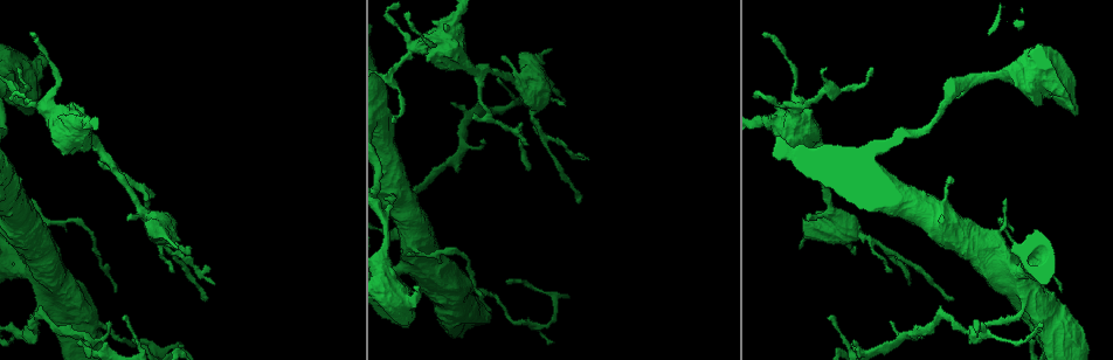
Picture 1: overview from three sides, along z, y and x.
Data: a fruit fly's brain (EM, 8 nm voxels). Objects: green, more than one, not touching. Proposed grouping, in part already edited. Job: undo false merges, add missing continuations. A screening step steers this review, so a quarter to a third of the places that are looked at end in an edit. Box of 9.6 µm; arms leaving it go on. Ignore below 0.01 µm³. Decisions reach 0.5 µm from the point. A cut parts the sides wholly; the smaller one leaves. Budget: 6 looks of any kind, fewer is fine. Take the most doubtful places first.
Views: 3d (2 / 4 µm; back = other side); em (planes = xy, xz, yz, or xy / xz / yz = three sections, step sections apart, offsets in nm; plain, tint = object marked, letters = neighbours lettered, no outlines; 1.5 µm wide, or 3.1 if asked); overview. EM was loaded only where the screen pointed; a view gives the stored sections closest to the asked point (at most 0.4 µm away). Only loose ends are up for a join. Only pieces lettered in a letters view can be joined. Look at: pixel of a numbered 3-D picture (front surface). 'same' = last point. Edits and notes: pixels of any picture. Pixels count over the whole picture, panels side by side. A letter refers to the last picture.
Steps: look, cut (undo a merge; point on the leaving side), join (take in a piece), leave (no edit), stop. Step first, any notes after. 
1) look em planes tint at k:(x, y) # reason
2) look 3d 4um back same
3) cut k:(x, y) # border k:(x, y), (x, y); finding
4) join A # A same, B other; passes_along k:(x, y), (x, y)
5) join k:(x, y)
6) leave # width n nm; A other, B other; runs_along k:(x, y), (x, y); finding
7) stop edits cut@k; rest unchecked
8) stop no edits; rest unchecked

look em planes letters at 1:(32, 333) # thick turns thin

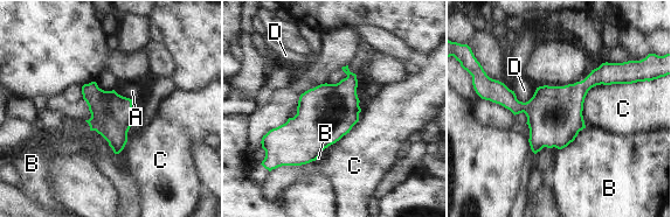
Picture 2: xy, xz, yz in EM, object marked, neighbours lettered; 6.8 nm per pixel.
leave # A other, B other, C other, D other; border 2:(634, 82), (594, 85), (585, 126); all the same neuron

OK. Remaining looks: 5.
look em xz step 8 letters at 1:(808, 218) # free end

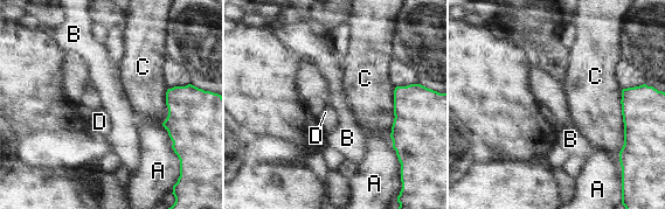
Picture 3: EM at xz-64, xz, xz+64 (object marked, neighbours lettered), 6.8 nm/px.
look em yz step 8 letters same # cut it another way

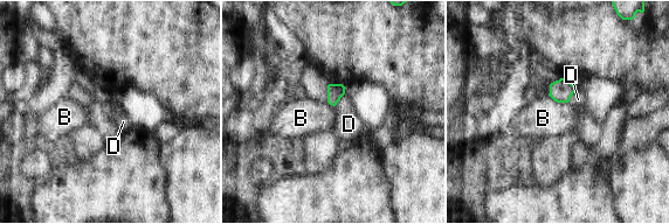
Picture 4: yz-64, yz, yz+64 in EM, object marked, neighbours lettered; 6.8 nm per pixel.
leave # B other, D other; border 4:(549, 95), (557, 102), (567, 103); no lettered piece goes on from it

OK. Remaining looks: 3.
look 3d 4um at 1:(543, 135) # three arms meet

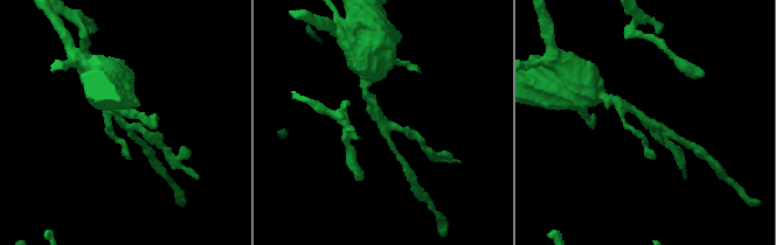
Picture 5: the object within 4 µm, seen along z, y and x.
look em planes letters at 5:(126, 125) # arms 3; now the EM

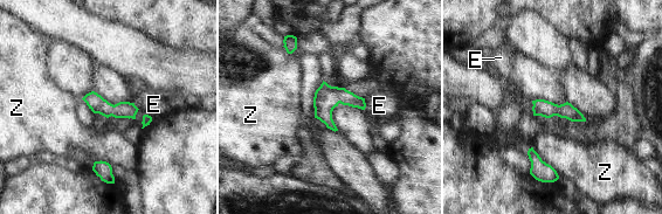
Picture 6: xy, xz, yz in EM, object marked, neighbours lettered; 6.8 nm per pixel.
leave # E other, Z other; runs_along 6:(87, 98), (108, 110), (133, 111); one neuron here

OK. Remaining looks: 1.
stop no edits; rest unchecked

